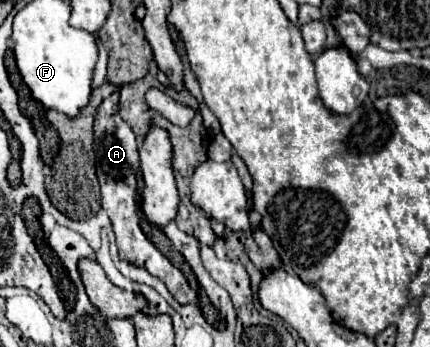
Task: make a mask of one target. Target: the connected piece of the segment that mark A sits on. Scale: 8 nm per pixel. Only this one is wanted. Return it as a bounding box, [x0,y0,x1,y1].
[94,92,198,304]

